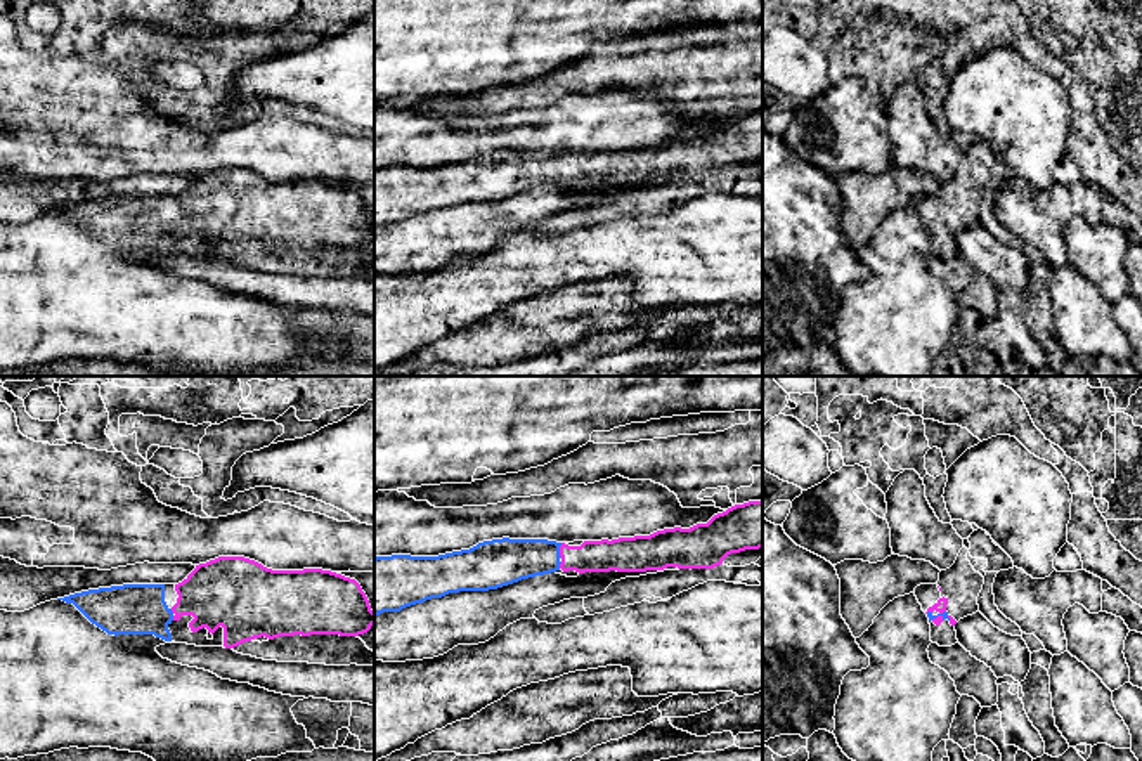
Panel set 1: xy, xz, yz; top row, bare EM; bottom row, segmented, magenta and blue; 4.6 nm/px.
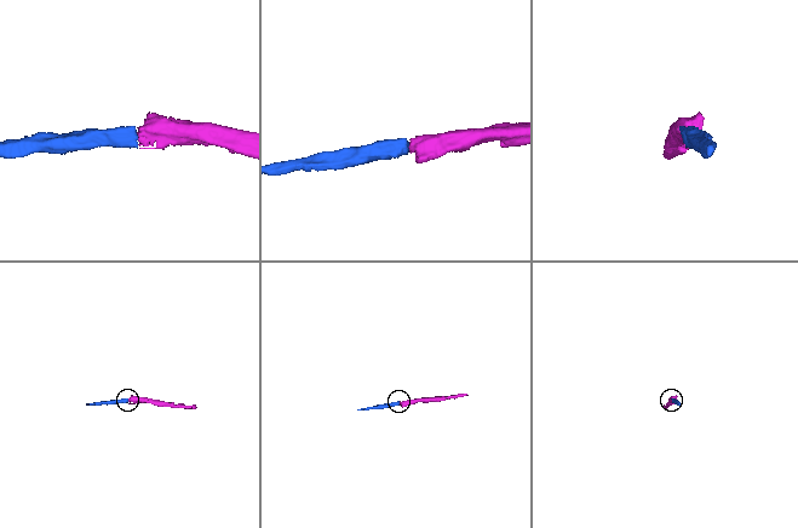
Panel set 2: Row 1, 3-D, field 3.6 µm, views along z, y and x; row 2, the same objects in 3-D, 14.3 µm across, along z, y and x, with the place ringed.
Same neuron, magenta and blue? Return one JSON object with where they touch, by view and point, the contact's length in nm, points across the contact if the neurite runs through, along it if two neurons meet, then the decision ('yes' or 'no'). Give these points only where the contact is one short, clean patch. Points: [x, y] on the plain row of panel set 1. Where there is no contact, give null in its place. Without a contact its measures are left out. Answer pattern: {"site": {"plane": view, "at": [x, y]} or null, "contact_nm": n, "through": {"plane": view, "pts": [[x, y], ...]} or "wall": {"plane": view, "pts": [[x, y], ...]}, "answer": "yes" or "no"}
{"site": {"plane": "xz", "at": [560, 162]}, "contact_nm": 70, "through": {"plane": "xz", "pts": [[603, 167], [569, 167], [560, 162], [543, 169], [508, 172]]}, "answer": "yes"}

